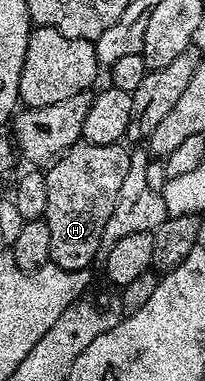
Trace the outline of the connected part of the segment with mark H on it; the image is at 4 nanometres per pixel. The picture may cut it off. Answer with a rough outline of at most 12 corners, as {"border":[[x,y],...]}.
{"border":[[73,143],[46,171],[51,262],[85,270],[129,172],[126,145]]}

